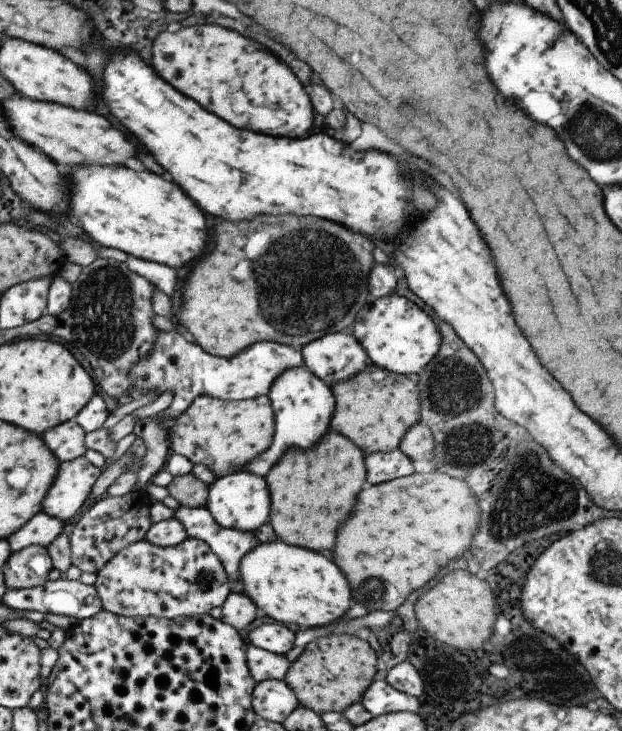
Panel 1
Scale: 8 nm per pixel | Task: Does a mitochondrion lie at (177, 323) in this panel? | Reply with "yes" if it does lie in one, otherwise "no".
no

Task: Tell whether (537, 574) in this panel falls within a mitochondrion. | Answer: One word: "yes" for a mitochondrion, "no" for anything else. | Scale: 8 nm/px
no

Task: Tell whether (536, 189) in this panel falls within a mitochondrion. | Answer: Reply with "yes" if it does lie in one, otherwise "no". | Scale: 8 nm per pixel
no

